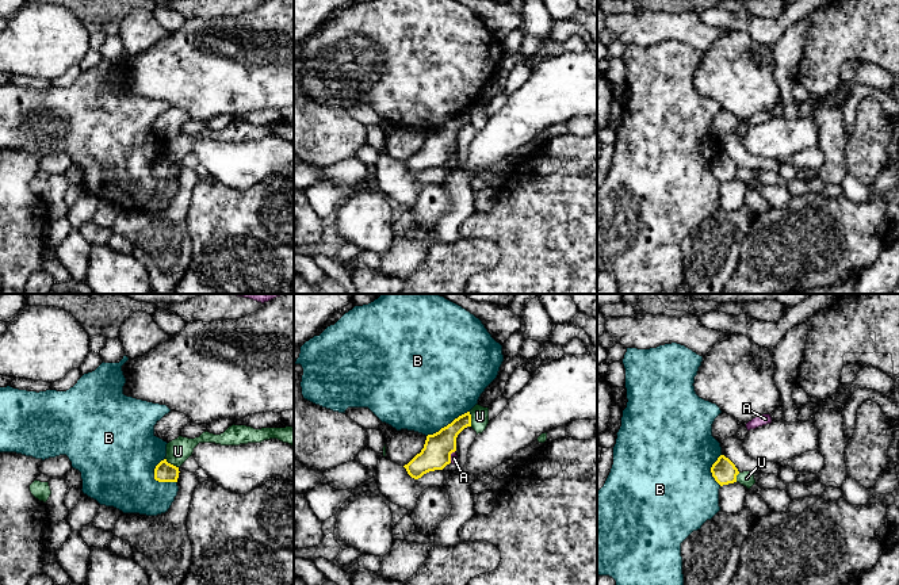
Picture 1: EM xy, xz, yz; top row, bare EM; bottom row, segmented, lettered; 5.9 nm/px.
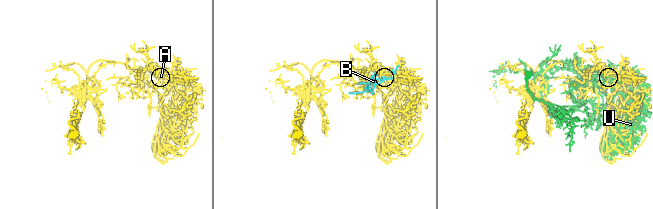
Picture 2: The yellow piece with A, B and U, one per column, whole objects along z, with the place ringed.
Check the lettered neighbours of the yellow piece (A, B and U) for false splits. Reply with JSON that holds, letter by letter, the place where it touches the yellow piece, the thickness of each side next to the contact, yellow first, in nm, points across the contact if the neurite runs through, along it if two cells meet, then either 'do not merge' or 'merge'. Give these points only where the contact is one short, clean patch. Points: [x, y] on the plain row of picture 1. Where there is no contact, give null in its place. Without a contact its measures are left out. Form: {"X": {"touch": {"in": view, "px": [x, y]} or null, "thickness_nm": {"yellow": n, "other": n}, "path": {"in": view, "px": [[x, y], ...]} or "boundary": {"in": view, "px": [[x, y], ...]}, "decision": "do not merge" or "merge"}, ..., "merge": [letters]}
{"A": {"touch": {"in": "xz", "px": [450, 153]}, "thickness_nm": {"yellow": 180, "other": 50}, "boundary": {"in": "xz", "px": [[455, 146], [451, 150], [450, 159]]}, "decision": "do not merge"}, "B": {"touch": {"in": "xy", "px": [156, 176]}, "thickness_nm": {"yellow": 120, "other": 440}, "boundary": {"in": "xy", "px": [[164, 155], [155, 165], [155, 175], [176, 179]]}, "decision": "do not merge"}, "U": {"touch": {"in": "xy", "px": [169, 160]}, "thickness_nm": {"yellow": 120, "other": 140}, "boundary": {"in": "xy", "px": [[165, 155], [178, 164]]}, "decision": "do not merge"}, "merge": []}

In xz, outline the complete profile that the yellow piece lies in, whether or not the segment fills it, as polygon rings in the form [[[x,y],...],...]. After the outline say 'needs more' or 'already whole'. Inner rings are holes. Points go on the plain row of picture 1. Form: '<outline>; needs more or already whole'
[[[470,108],[459,112],[451,121],[433,131],[428,131],[424,145],[408,161],[408,171],[418,176],[424,171],[443,167],[451,160],[451,150],[456,148],[456,134],[467,123],[471,123]]]; already whole

